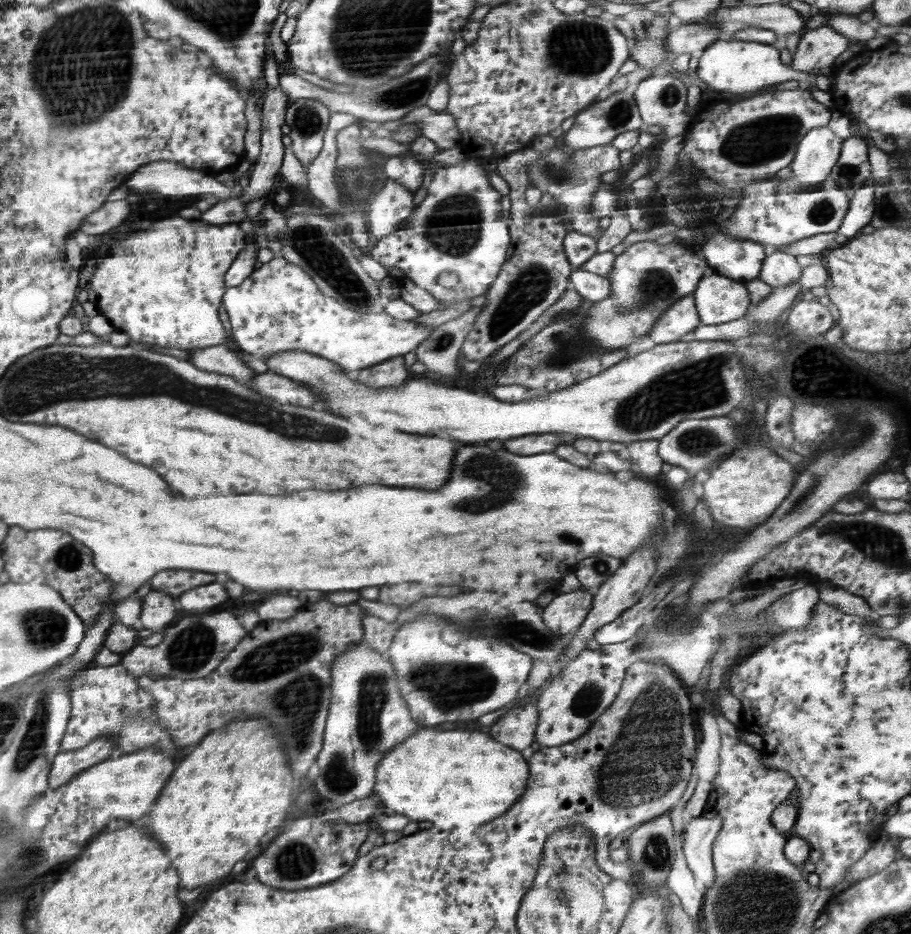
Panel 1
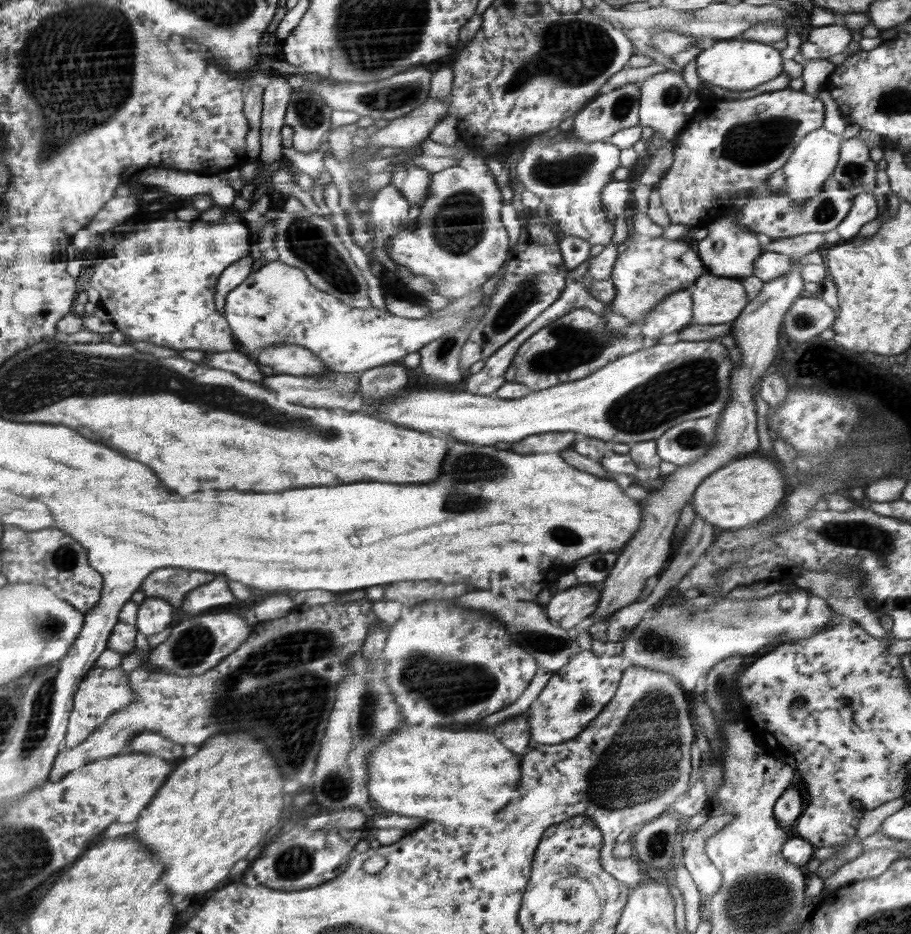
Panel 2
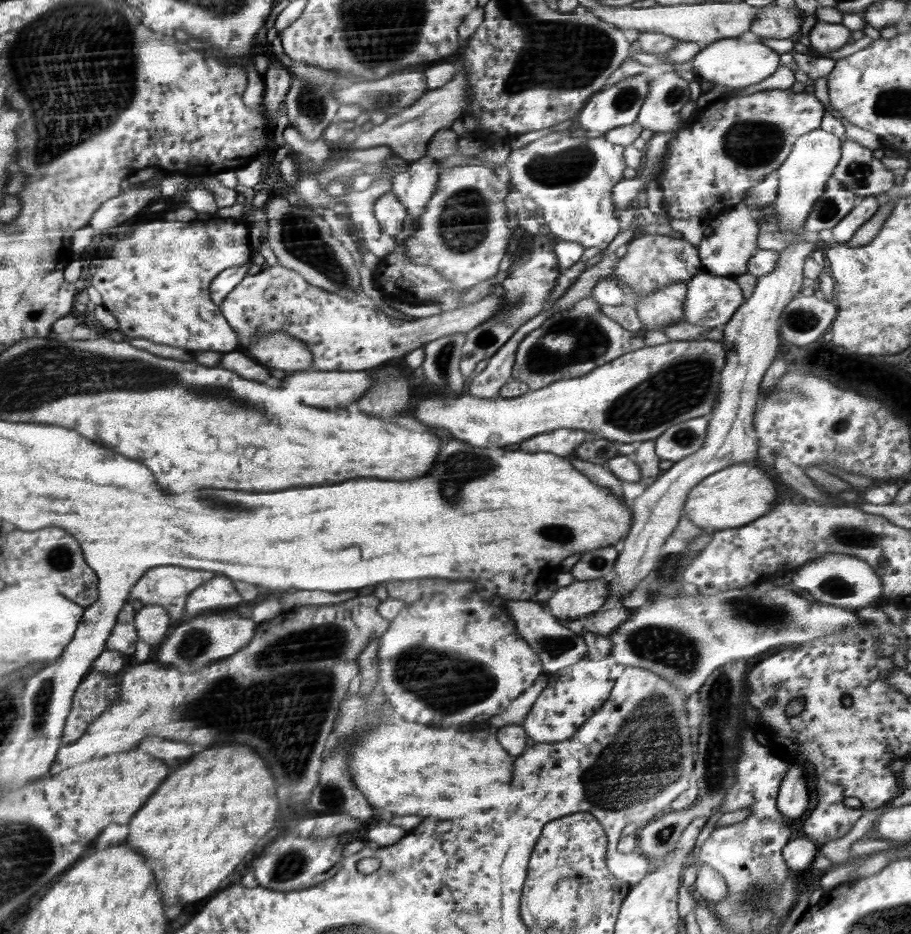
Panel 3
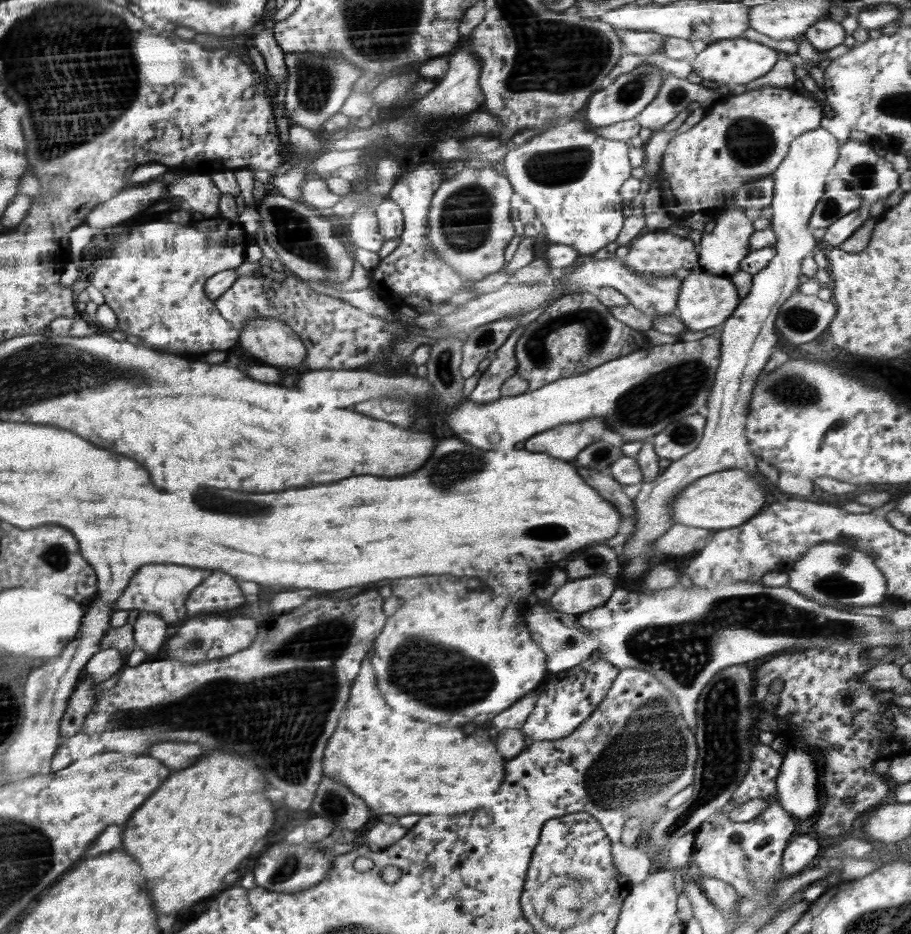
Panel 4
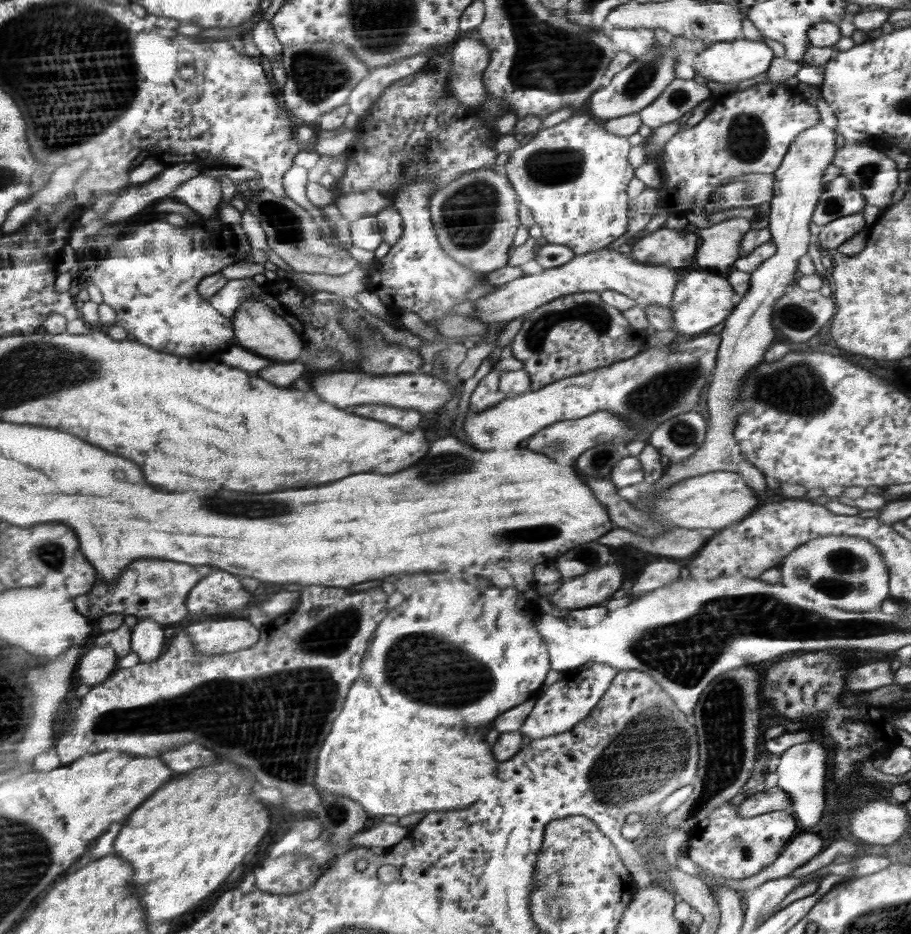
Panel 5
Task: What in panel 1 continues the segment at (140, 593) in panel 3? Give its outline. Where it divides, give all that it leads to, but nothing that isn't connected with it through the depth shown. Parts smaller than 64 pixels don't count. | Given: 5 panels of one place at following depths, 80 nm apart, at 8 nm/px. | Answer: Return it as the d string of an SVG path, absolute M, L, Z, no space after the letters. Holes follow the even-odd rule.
M170 570L170 572L158 572L158 576L154 576L149 581L151 590L163 592L178 598L182 592L202 586L202 584L210 584L214 582L216 576L210 572L190 572L190 570Z

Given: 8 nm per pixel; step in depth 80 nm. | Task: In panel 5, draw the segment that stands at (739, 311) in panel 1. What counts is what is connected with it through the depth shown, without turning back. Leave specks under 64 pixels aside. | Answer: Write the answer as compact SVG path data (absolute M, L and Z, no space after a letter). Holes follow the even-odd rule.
M700 268L688 270L684 277L680 276L673 292L670 306L673 314L671 330L679 332L683 338L690 338L692 334L704 332L724 322L730 314L730 304L734 310L734 302L730 302L732 296L734 296L734 290L728 284L728 279L722 278L722 275L716 275L714 272Z

